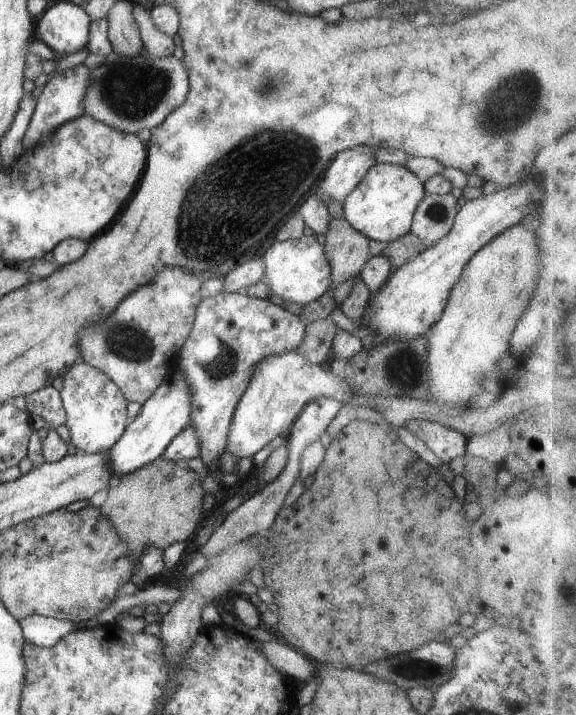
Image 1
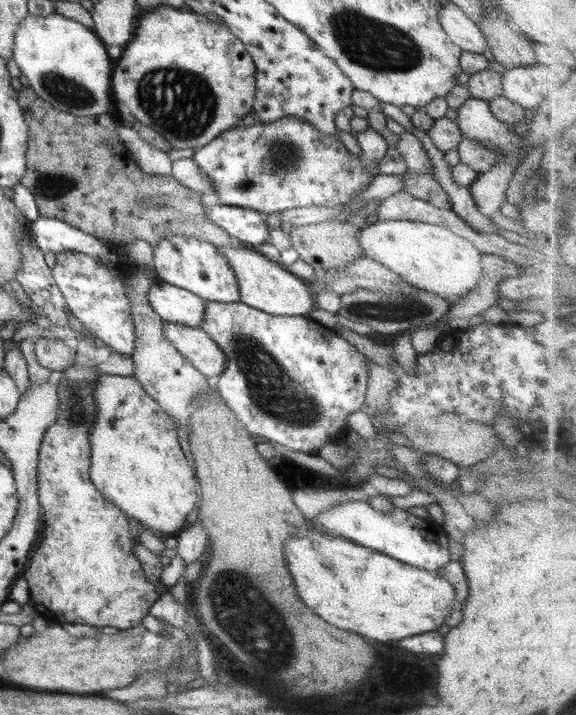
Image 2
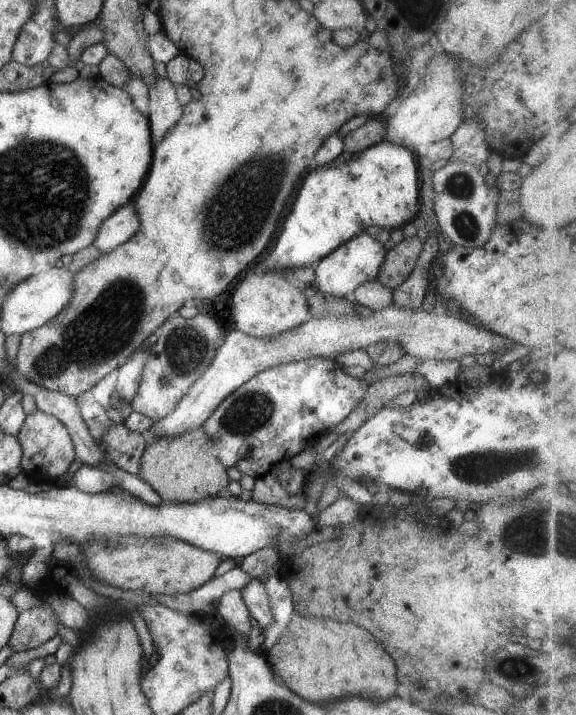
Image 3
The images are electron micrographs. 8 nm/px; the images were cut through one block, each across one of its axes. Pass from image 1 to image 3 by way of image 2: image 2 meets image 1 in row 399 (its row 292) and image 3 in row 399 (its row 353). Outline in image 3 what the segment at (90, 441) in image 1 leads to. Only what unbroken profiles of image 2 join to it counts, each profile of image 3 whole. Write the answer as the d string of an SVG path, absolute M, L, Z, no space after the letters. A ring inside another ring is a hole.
M150 348L146 350L139 349L136 351L130 358L122 365L119 366L115 372L117 376L115 394L118 394L118 398L122 400L122 402L130 403L132 398L136 396L138 392L140 382L142 382L142 373L144 372L144 364L148 362L148 352L150 352Z

